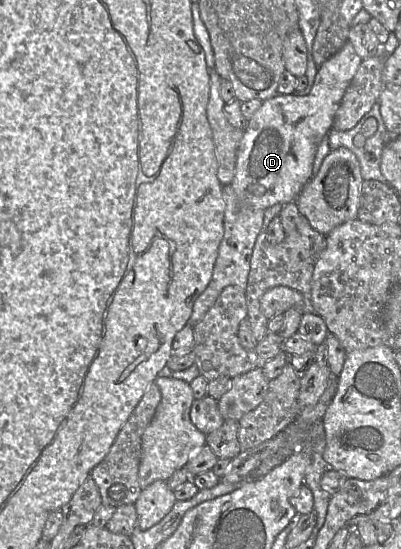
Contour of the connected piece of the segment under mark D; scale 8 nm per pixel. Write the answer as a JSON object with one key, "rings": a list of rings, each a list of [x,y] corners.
{"rings":[[[346,42],[336,54],[319,66],[308,95],[277,94],[263,101],[261,107],[247,122],[238,147],[235,176],[231,185],[240,205],[265,210],[276,204],[296,202],[298,195],[311,178],[318,145],[332,129],[334,115],[362,60],[353,45]]]}

